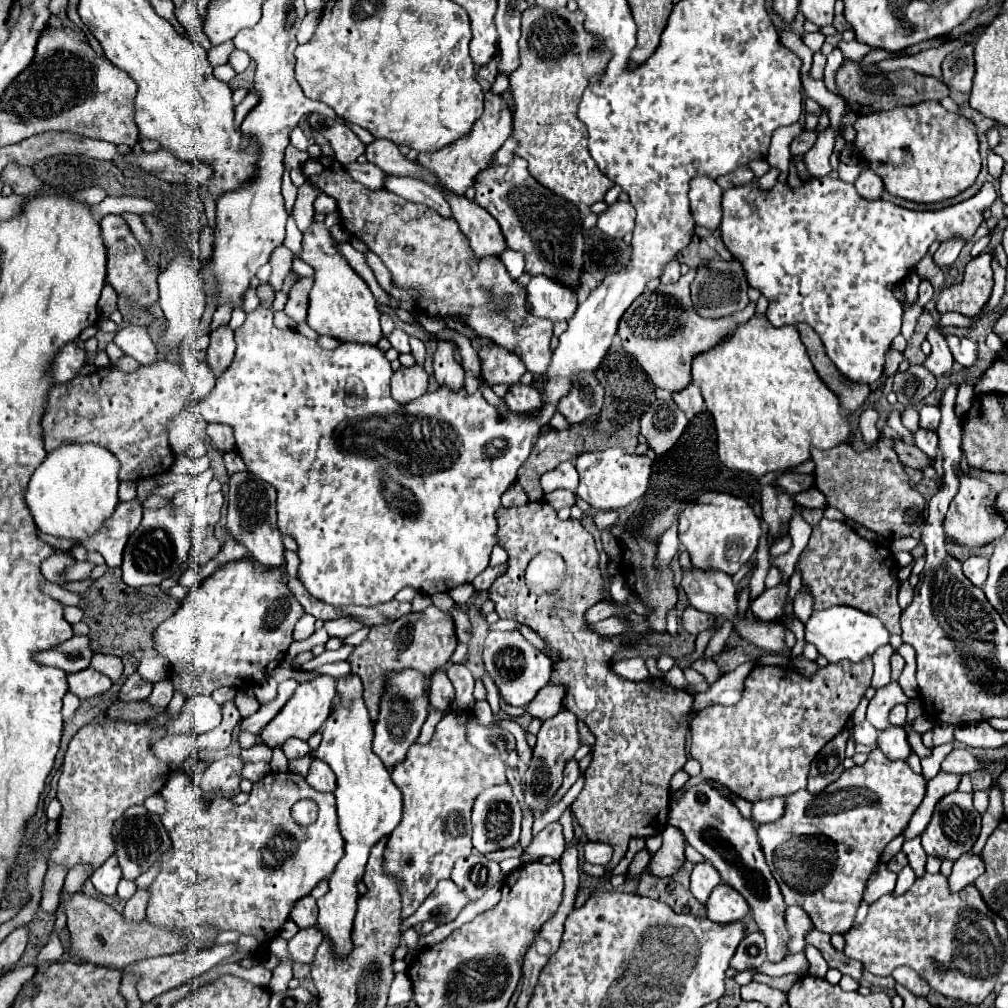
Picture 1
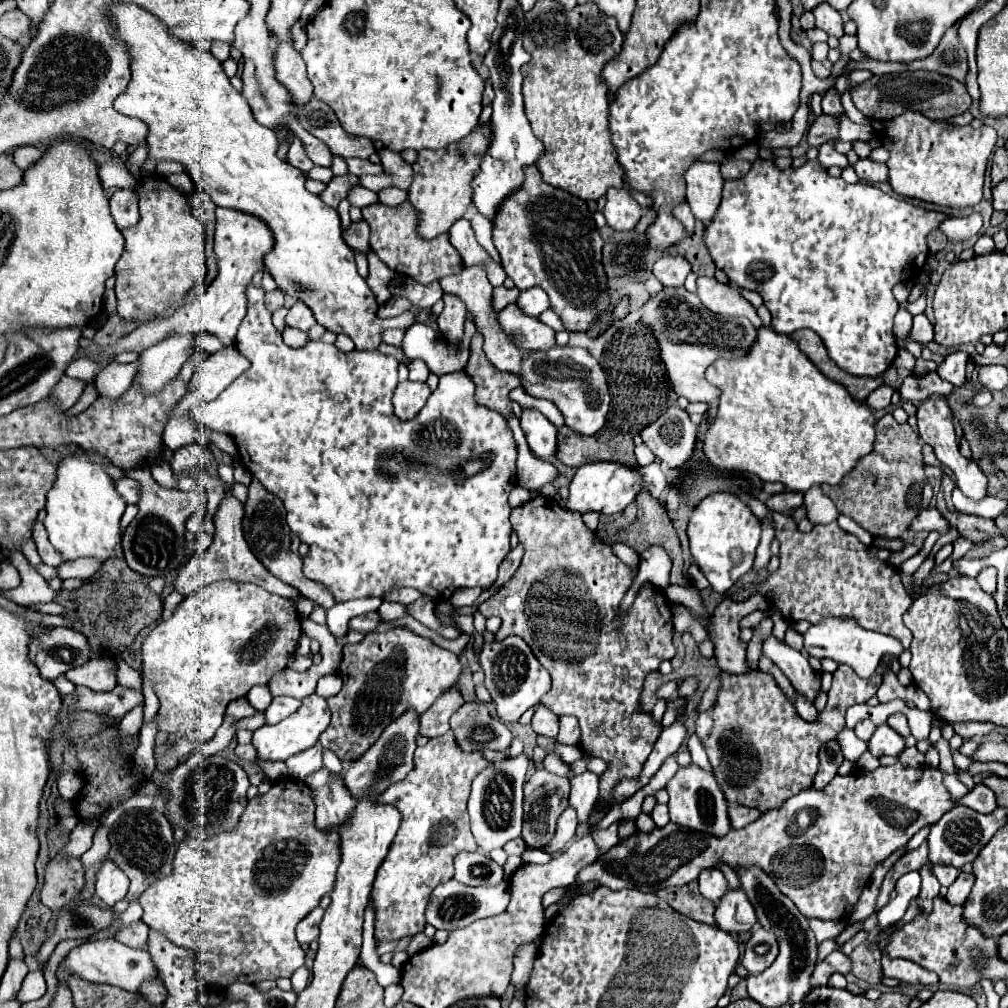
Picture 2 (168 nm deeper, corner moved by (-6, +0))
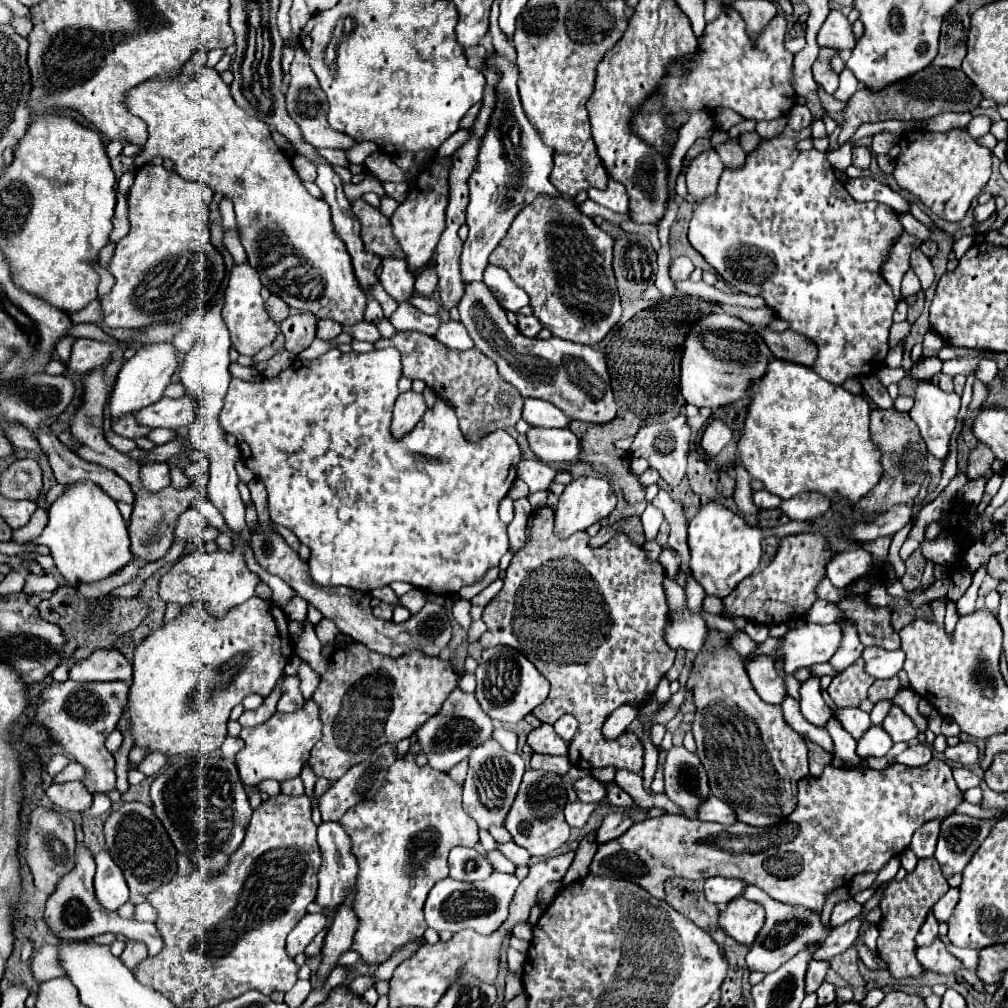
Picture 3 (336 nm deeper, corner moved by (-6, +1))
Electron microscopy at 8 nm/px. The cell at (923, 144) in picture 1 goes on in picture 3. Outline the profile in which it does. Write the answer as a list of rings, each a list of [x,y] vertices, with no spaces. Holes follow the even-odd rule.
[[[914,129],[898,141],[900,155],[896,157],[894,179],[900,189],[914,193],[934,215],[946,221],[962,221],[970,203],[982,193],[990,179],[992,157],[990,149],[980,145],[962,129],[948,133],[932,133]]]

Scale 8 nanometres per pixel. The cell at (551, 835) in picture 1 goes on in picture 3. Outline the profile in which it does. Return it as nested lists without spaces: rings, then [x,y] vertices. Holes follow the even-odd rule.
[[[574,801],[574,803],[568,803],[566,809],[564,809],[564,815],[566,815],[566,823],[570,827],[578,827],[582,829],[588,821],[588,817],[592,815],[592,811],[596,809],[596,805],[590,805],[590,803],[582,803],[582,801]]]

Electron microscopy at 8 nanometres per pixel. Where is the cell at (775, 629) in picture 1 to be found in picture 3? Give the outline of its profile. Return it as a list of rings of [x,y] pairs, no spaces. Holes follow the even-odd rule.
[[[812,675],[800,683],[800,707],[802,707],[802,715],[810,723],[818,727],[826,725],[826,721],[830,719],[830,709],[820,693],[820,677]]]

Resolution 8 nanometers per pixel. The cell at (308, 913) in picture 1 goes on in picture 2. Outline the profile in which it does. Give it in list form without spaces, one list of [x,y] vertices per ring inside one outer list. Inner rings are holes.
[[[314,908],[306,918],[304,922],[300,922],[296,926],[296,938],[300,944],[310,944],[312,940],[318,938],[318,926],[320,926],[320,920],[324,916],[324,910],[322,908]]]

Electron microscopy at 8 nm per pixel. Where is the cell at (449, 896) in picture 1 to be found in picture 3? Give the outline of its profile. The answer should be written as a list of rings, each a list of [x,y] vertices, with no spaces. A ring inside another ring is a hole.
[[[494,871],[488,879],[476,881],[476,883],[464,883],[464,881],[446,877],[446,879],[438,881],[428,893],[428,899],[424,905],[426,923],[428,923],[428,927],[432,927],[438,933],[440,931],[456,933],[462,929],[474,929],[478,933],[488,935],[500,927],[504,917],[508,917],[508,903],[512,901],[512,895],[514,895],[518,883],[520,881],[516,879],[516,875],[498,873],[498,871]]]

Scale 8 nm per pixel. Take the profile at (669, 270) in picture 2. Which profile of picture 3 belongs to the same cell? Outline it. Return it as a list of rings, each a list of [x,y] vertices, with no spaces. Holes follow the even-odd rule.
[[[676,257],[672,263],[670,263],[670,277],[674,281],[684,281],[690,277],[690,273],[694,271],[694,265],[690,263],[688,257]]]

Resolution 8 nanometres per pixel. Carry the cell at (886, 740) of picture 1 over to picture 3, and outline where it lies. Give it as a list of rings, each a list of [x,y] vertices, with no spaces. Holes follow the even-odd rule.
[[[872,725],[864,737],[858,741],[858,747],[856,747],[856,753],[866,759],[866,757],[884,757],[890,749],[892,749],[892,739],[888,737],[888,733],[878,727],[878,725]]]

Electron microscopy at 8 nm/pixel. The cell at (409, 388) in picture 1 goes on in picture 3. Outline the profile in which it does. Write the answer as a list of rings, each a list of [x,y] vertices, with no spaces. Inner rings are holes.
[[[406,391],[400,393],[394,405],[394,419],[392,419],[392,435],[402,437],[404,433],[408,433],[424,415],[426,411],[426,401],[422,397],[422,393],[416,391]]]

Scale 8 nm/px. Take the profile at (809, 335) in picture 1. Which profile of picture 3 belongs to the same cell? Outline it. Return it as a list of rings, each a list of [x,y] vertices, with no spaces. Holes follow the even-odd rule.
[[[760,327],[758,333],[764,337],[764,341],[770,347],[774,357],[780,357],[784,361],[796,361],[796,363],[802,363],[808,367],[812,367],[816,363],[818,347],[808,337],[792,333],[792,331],[776,333],[766,327]]]

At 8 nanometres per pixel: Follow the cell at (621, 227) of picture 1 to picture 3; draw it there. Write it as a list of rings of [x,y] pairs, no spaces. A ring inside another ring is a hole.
[[[608,181],[606,189],[590,189],[588,191],[590,199],[612,209],[614,213],[628,213],[628,195],[626,195],[626,187],[622,183],[616,181]]]

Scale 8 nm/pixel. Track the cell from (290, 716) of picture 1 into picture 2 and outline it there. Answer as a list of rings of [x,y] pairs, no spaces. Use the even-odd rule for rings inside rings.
[[[318,694],[306,696],[302,700],[302,706],[296,710],[296,714],[290,714],[288,718],[280,720],[278,724],[272,724],[272,726],[266,724],[266,726],[254,730],[252,744],[256,748],[256,756],[258,756],[258,760],[286,762],[290,756],[312,748],[318,742],[320,734],[328,728],[328,724],[330,724],[330,710],[328,710],[326,700]]]

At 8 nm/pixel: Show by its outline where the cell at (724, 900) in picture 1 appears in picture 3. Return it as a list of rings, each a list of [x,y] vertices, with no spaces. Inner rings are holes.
[[[744,897],[732,899],[726,909],[720,911],[718,925],[734,937],[738,943],[750,945],[764,923],[764,907]]]

